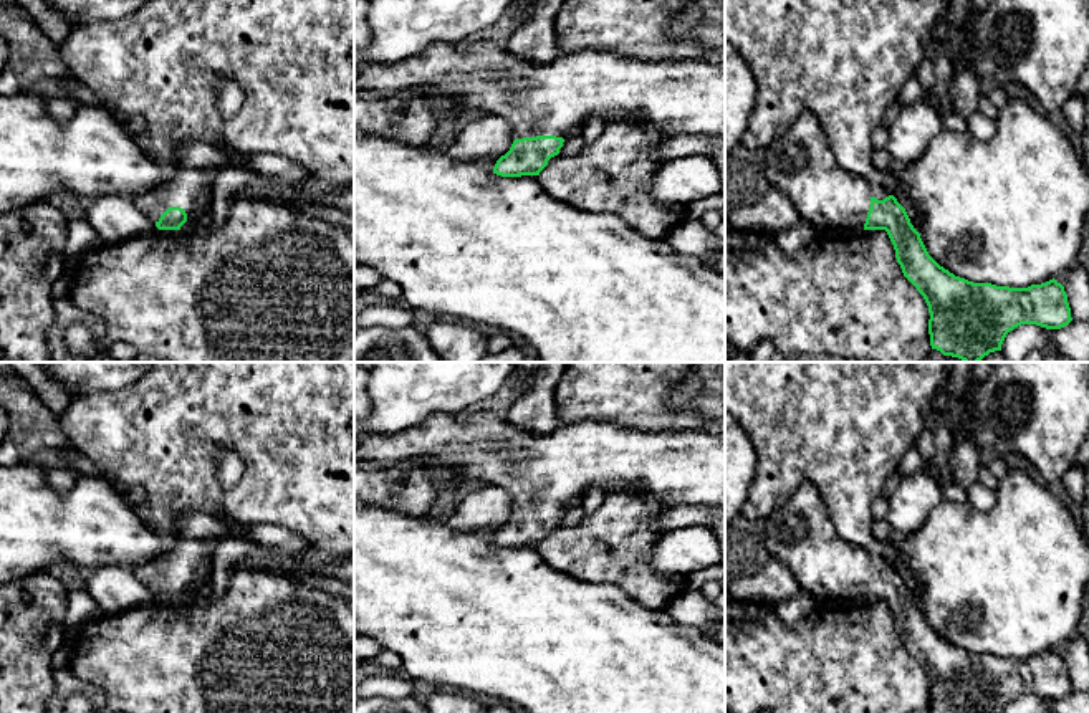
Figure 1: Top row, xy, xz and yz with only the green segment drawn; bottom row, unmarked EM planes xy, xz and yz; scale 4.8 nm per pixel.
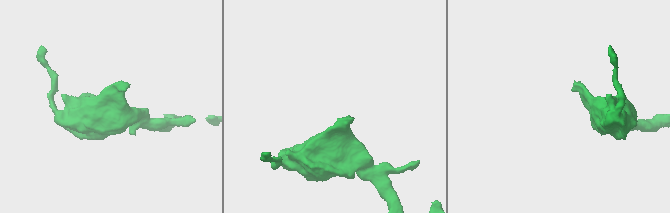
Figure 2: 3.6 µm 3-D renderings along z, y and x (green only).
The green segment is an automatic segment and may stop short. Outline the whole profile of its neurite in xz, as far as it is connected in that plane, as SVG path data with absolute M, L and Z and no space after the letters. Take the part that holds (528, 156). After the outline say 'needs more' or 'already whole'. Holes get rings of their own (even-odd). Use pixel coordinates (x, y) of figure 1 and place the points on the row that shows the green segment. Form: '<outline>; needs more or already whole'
M477 40L470 45L432 45L427 51L404 61L361 65L354 68L354 84L361 91L384 96L402 89L422 89L465 117L495 114L506 119L515 141L493 167L493 174L501 177L540 175L548 160L559 154L564 139L579 132L591 117L601 117L604 122L626 117L665 136L725 139L725 65L698 60L640 60L607 50L581 50L559 53L553 63L540 65L516 56L505 45Z; needs more

